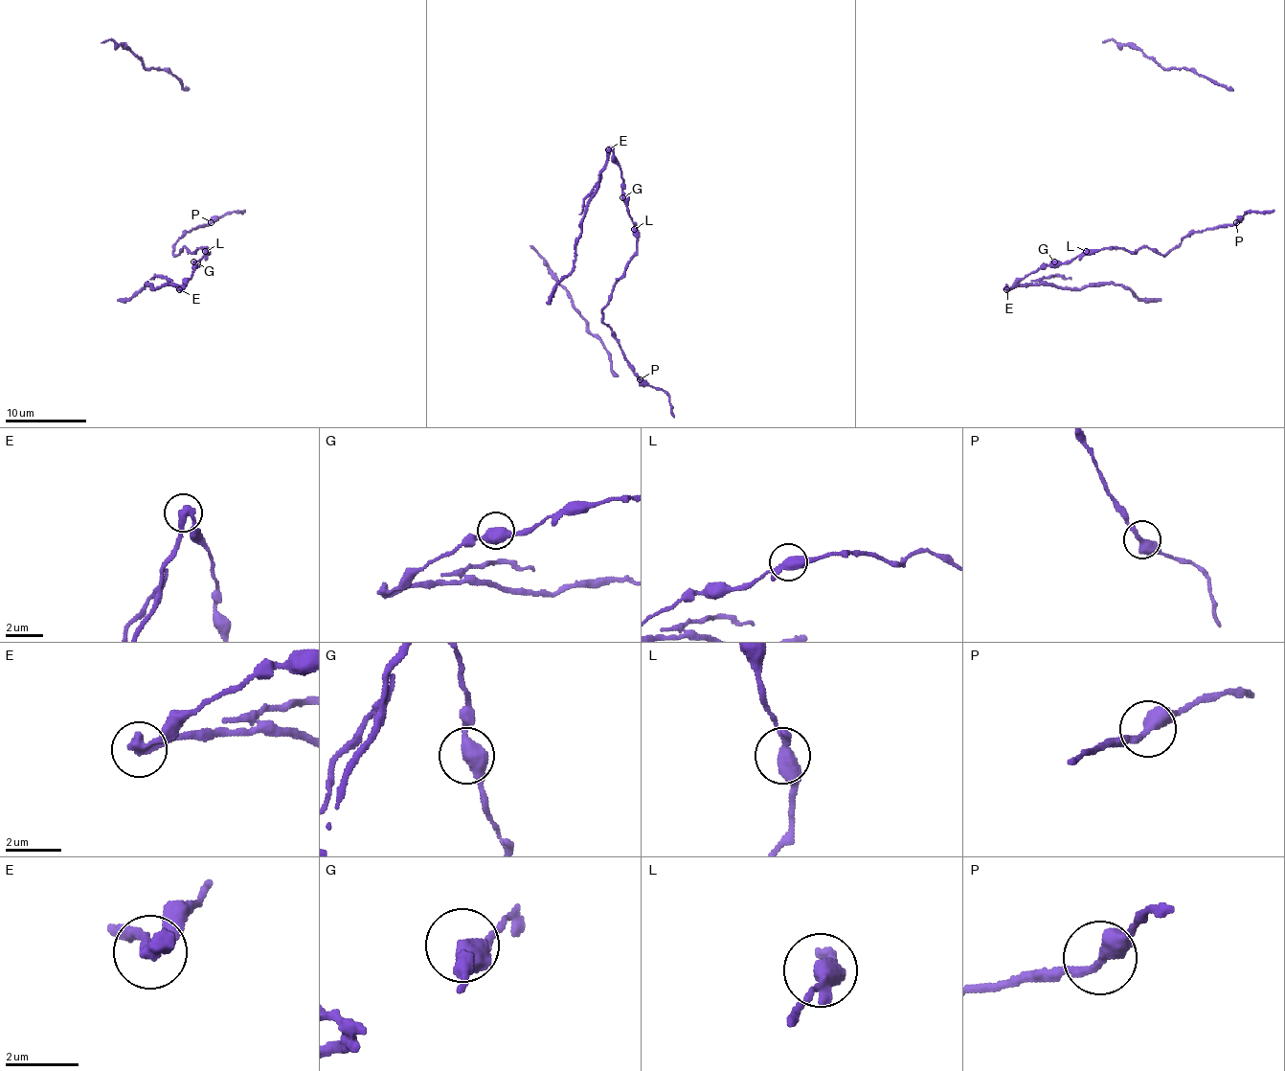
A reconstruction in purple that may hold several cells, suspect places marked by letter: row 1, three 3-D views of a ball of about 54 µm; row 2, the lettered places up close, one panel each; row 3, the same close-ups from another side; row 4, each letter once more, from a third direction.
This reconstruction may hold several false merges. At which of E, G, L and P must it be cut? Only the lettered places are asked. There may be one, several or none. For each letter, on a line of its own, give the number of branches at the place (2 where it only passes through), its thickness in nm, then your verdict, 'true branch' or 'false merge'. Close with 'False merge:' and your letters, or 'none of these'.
E: branches 2; calibre 380 nm; false merge
G: branches 2; calibre 550 nm; true branch
L: branches 3; calibre 360 nm; true branch
P: branches 2; calibre 400 nm; true branch
False merge: E

